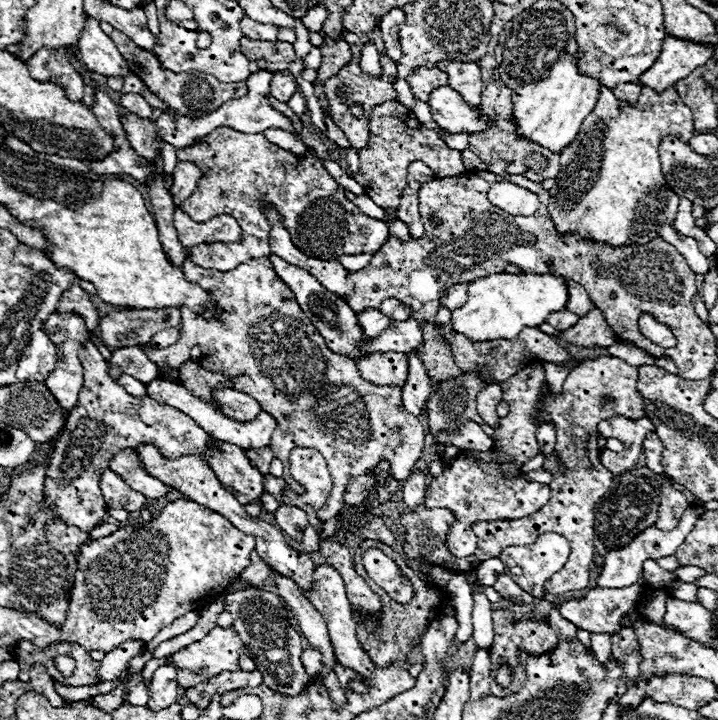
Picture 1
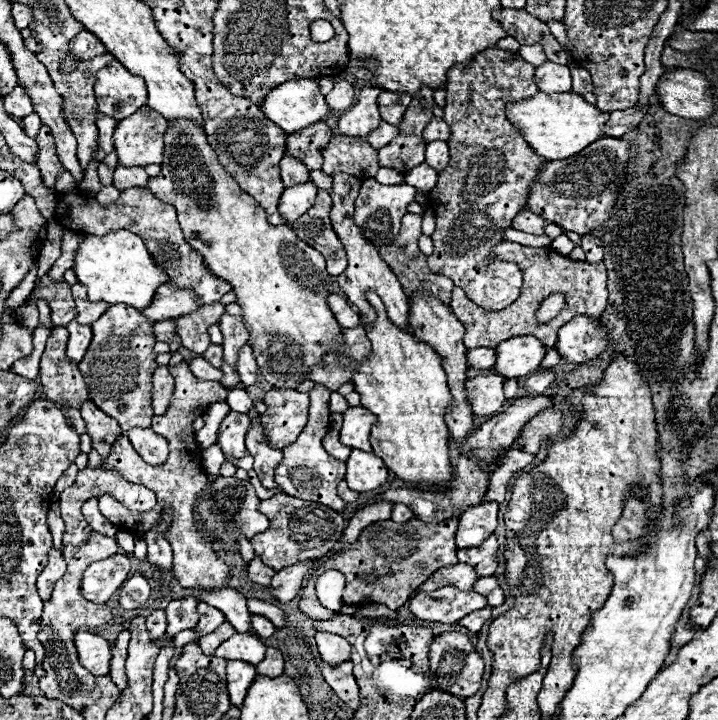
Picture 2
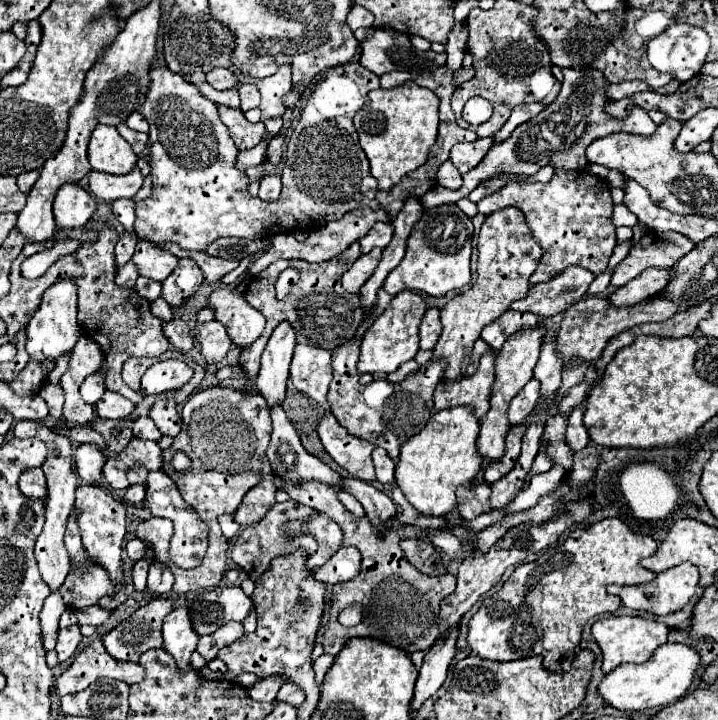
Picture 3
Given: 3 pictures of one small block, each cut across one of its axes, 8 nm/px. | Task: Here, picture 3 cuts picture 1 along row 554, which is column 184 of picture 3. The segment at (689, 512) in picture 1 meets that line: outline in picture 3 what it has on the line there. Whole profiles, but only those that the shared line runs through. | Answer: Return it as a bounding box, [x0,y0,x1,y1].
[164,606,200,674]

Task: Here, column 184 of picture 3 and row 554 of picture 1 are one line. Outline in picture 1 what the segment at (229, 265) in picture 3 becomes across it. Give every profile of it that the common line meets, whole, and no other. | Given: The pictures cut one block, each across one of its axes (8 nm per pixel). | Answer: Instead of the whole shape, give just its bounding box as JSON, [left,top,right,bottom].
[240,552,272,584]

